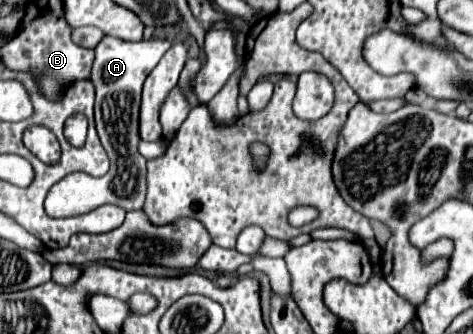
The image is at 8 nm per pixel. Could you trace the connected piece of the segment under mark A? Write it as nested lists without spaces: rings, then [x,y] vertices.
[[[105,36],[95,48],[95,64],[91,82],[95,86],[95,126],[99,140],[113,162],[113,178],[93,178],[89,192],[79,194],[79,178],[63,178],[57,182],[45,200],[45,212],[51,216],[87,214],[103,204],[115,204],[123,210],[141,210],[147,194],[145,158],[137,152],[139,144],[139,104],[141,88],[147,74],[157,66],[161,56],[171,48],[167,40],[125,42]]]

